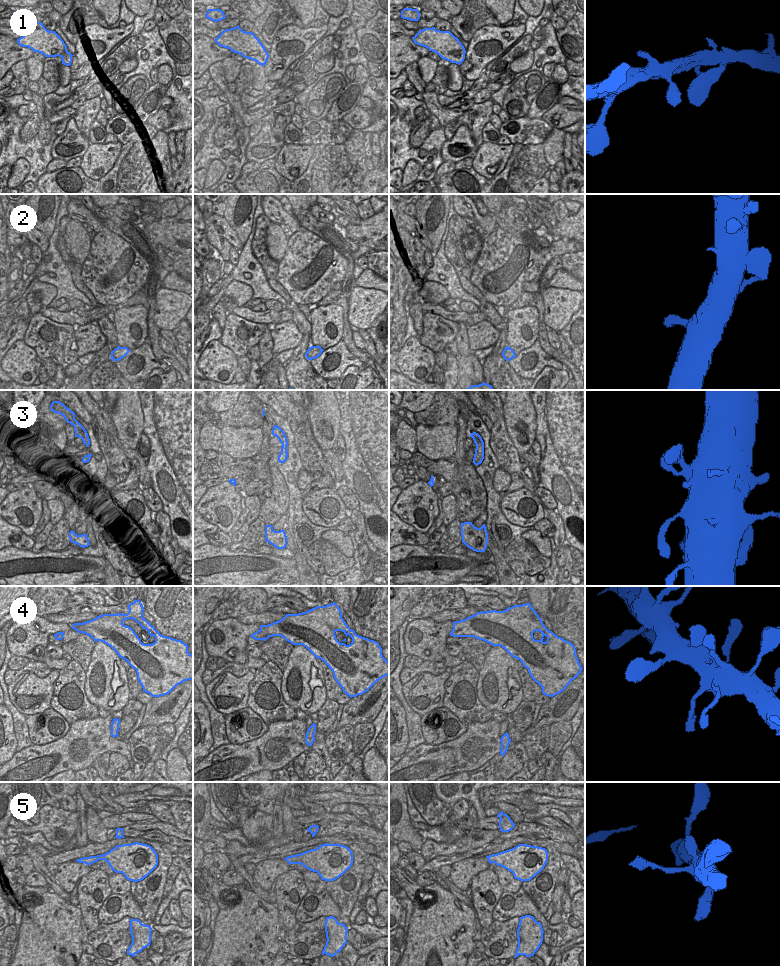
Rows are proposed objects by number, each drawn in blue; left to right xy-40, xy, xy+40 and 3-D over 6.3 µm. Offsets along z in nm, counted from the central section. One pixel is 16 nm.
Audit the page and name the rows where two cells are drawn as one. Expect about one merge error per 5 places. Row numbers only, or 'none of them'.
none of them

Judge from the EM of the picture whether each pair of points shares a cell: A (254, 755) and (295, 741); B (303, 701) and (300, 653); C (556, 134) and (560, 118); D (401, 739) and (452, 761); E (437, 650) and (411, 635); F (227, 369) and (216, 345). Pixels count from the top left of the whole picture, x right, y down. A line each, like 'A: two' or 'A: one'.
A: one
B: one
C: two
D: two
E: one
F: one

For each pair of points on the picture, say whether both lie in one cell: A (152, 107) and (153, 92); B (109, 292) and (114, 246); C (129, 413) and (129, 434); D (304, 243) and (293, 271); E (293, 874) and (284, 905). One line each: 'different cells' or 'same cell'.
A: same cell
B: same cell
C: same cell
D: same cell
E: same cell

